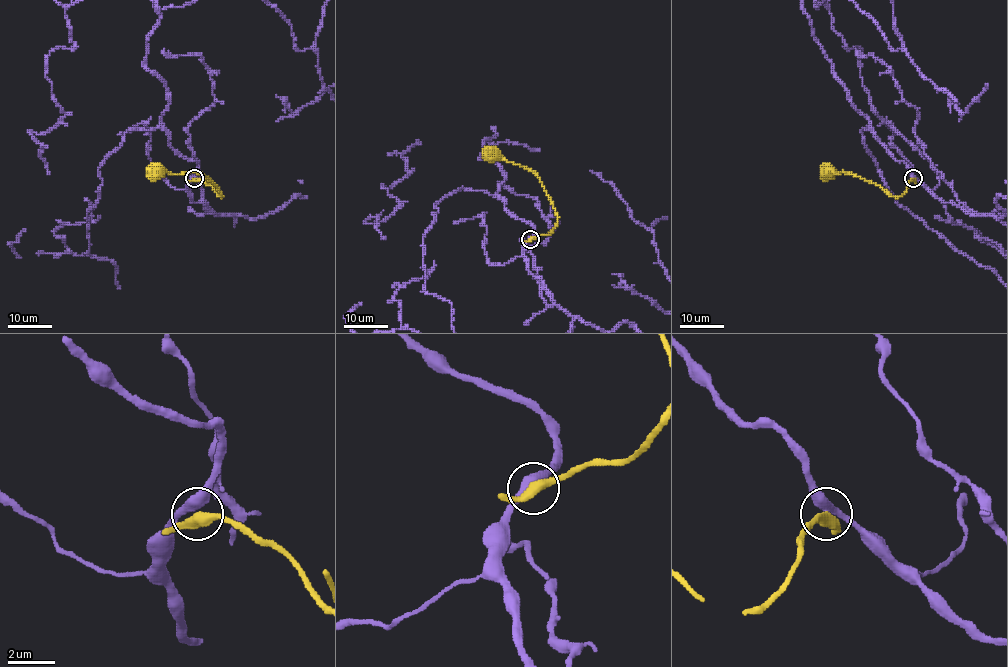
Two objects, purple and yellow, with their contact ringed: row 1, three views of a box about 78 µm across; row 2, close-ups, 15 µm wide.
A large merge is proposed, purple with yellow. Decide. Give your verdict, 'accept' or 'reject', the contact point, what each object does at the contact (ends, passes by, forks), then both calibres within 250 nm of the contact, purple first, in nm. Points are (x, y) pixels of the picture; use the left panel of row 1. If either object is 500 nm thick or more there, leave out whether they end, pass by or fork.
reject | (194, 178) | purple passes by | yellow passes by | 440/400 nm

